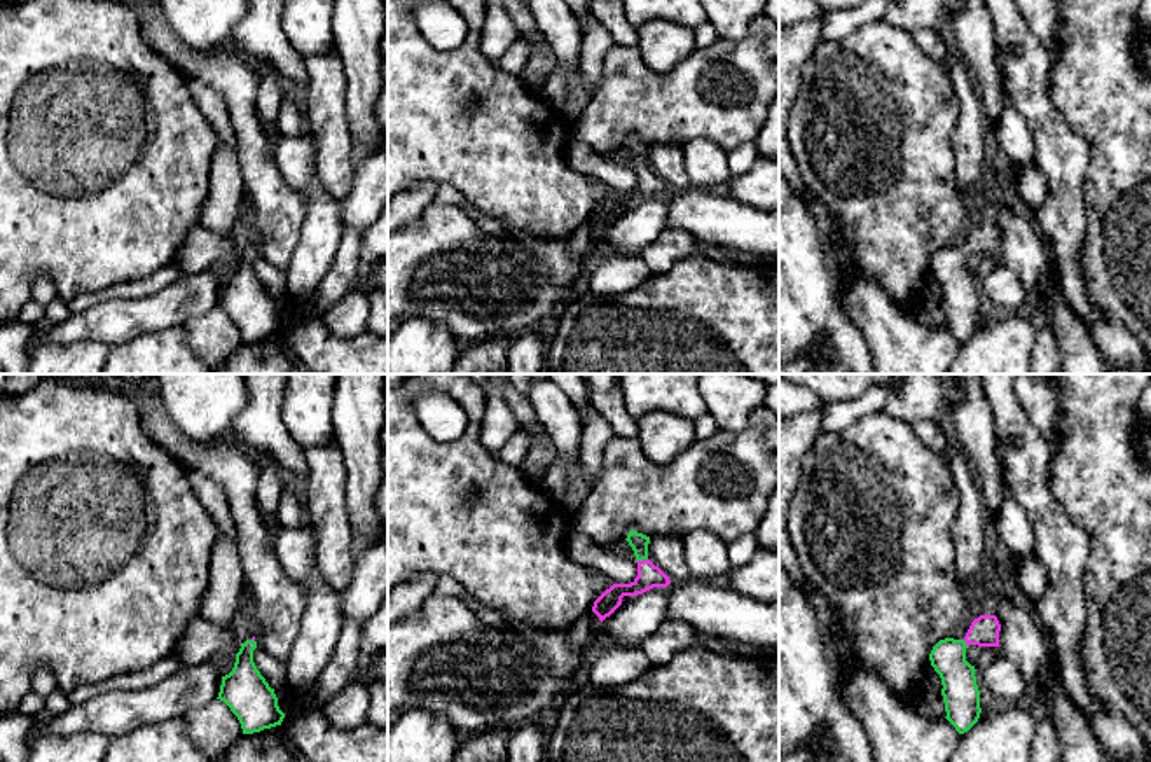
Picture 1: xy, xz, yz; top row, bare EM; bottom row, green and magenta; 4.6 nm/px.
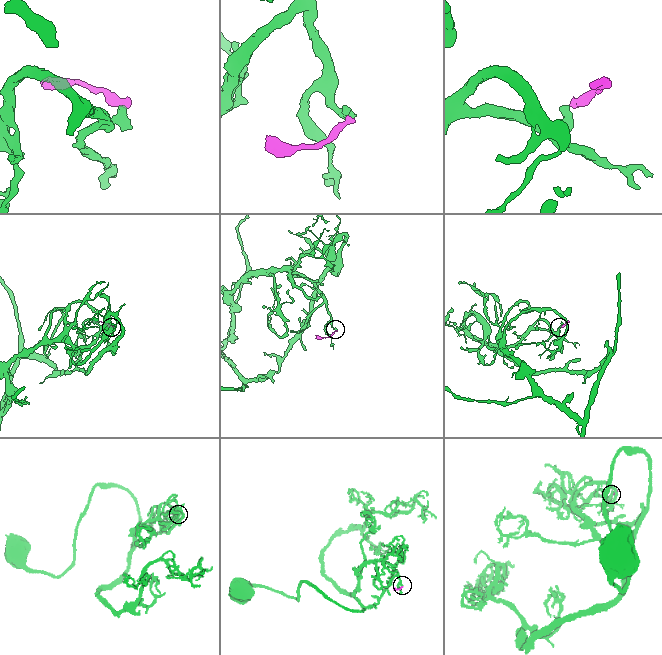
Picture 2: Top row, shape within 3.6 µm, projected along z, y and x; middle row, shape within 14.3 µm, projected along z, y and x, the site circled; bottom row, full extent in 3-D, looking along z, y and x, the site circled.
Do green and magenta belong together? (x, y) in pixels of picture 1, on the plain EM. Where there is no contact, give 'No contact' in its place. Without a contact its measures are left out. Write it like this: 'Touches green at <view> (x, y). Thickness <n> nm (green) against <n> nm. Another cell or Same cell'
Touches green at xz (641, 168). Thickness 80 nm (green) against 110 nm. Same cell

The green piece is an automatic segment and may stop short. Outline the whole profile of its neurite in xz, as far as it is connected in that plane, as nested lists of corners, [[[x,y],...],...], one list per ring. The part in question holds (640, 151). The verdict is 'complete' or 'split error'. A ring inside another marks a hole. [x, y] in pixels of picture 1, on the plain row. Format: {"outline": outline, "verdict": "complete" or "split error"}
{"outline": [[[631,138],[625,149],[634,159],[638,185],[631,192],[613,192],[594,210],[592,220],[601,231],[622,213],[624,204],[643,203],[671,192],[669,185],[648,168],[650,145]]], "verdict": "split error"}

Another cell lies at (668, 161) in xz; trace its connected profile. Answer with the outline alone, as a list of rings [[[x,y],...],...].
[[[651,145],[648,152],[648,168],[658,175],[671,190],[683,190],[692,185],[685,168],[683,145]]]

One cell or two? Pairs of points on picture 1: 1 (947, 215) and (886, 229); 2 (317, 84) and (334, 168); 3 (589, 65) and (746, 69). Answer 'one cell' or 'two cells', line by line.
1: one cell
2: one cell
3: two cells

